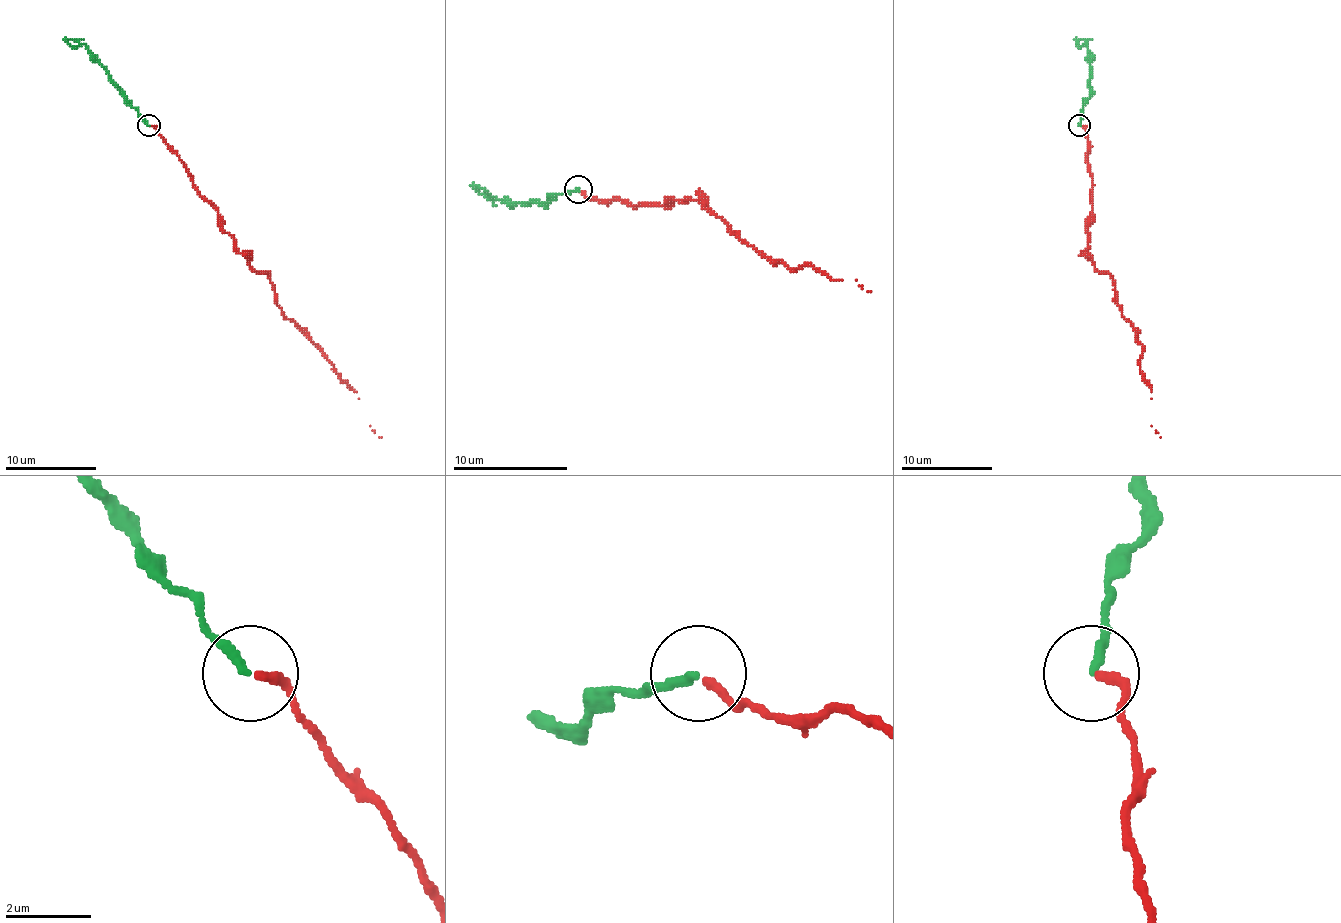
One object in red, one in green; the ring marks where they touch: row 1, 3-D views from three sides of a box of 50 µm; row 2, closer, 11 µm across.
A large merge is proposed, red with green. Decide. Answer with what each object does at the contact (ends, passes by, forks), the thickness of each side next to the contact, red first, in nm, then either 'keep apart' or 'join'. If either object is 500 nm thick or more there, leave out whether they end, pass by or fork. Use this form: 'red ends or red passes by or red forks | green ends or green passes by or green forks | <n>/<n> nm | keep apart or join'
red ends | green ends | 190/200 nm | join

